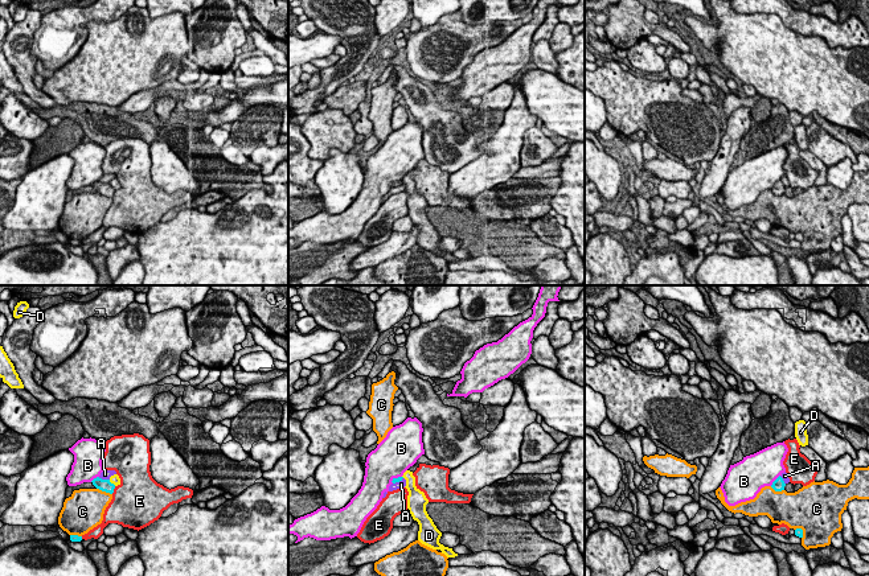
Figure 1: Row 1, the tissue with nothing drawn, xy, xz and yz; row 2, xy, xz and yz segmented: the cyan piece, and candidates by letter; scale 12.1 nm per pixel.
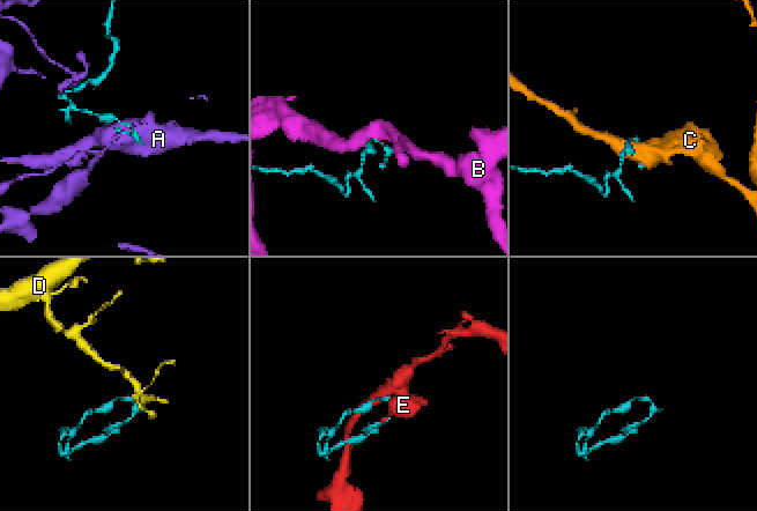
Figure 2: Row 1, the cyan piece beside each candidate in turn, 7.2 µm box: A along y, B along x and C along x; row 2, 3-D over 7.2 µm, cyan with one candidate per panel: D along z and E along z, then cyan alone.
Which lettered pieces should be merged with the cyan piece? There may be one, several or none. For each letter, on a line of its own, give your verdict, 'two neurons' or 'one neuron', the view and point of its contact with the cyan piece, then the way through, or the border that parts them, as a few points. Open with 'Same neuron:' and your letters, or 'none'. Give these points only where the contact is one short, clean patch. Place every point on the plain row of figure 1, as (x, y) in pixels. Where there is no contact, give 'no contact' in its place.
Same neuron: none
A: two neurons | xy (103, 184) | along xy (98, 181), (109, 184)
B: two neurons | yz (775, 184) | along yz (779, 179), (770, 189)
C: two neurons | xy (105, 194)
D: two neurons | xy (113, 188)
E: two neurons | xy (113, 194)

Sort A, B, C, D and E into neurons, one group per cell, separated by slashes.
A / B / C / D / E

